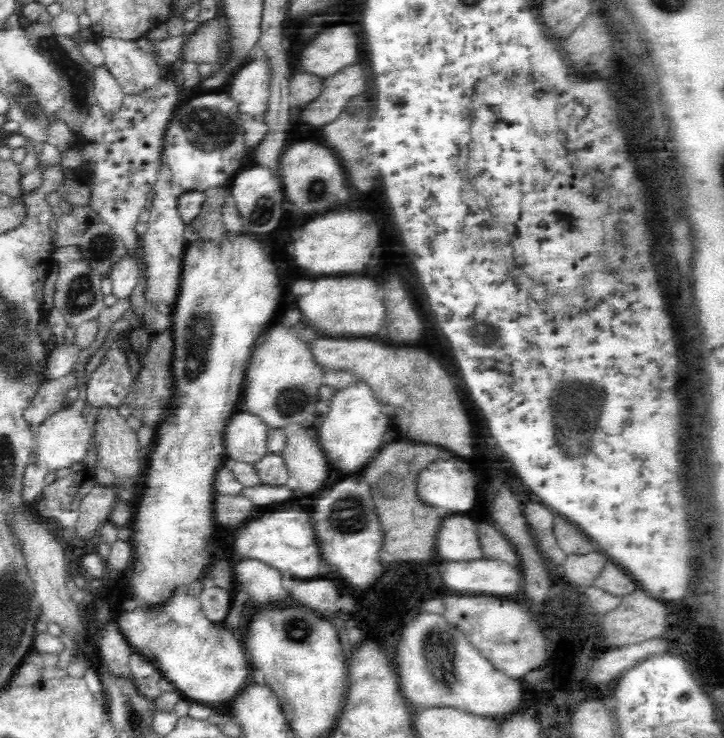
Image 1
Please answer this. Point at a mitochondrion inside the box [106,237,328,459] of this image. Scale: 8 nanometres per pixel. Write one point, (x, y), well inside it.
(196, 359)

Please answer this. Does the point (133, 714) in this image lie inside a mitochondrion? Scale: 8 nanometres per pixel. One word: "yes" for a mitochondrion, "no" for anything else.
yes

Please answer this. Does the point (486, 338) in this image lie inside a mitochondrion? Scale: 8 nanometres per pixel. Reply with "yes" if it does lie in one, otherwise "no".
yes

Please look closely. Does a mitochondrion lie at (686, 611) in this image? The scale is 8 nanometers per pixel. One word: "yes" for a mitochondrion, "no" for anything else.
no

